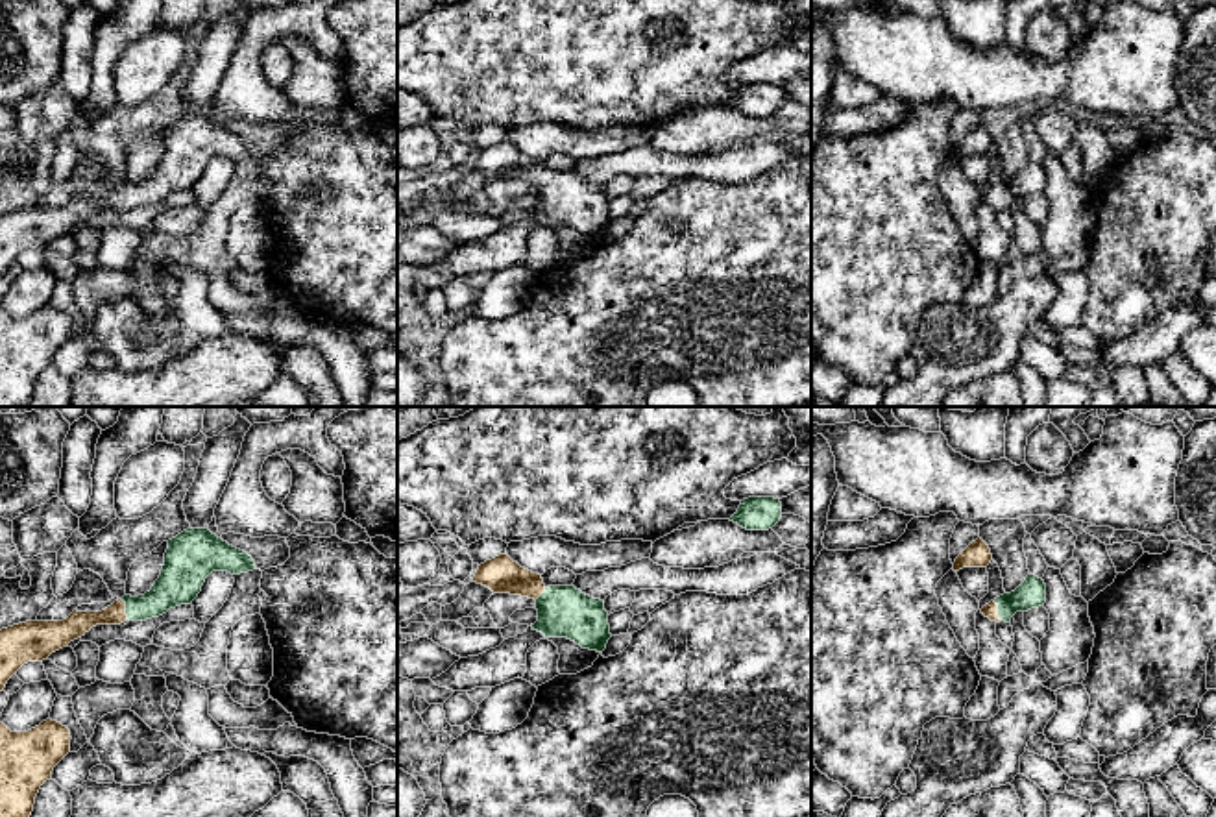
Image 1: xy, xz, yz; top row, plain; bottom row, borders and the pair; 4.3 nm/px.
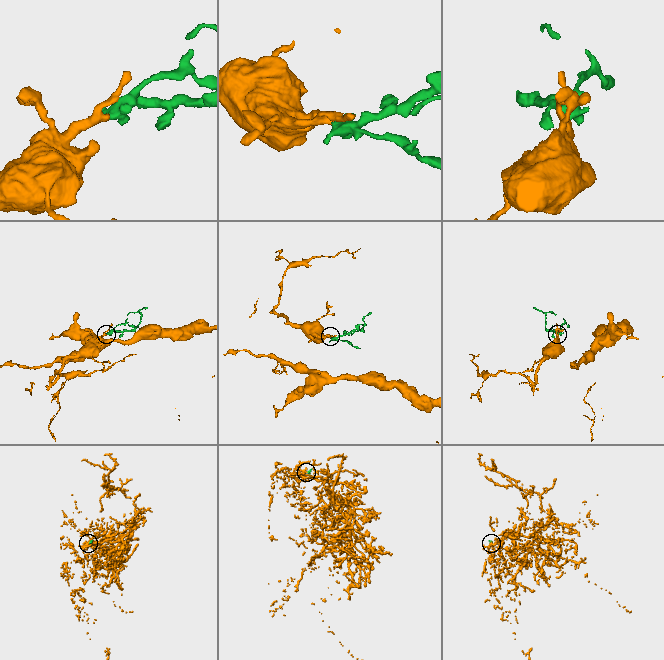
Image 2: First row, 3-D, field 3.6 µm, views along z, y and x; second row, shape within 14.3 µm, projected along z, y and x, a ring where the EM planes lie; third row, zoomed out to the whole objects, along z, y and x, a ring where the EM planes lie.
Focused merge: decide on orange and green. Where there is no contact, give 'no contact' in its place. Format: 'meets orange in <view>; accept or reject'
meets orange in xy; accept

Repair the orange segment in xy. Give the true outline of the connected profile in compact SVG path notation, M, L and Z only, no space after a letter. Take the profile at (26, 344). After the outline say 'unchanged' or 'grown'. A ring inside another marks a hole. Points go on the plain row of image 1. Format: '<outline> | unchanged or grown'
M46 305L28 318L11 318L0 309L0 407L28 407L41 372L54 353L70 338L70 316Z | unchanged

